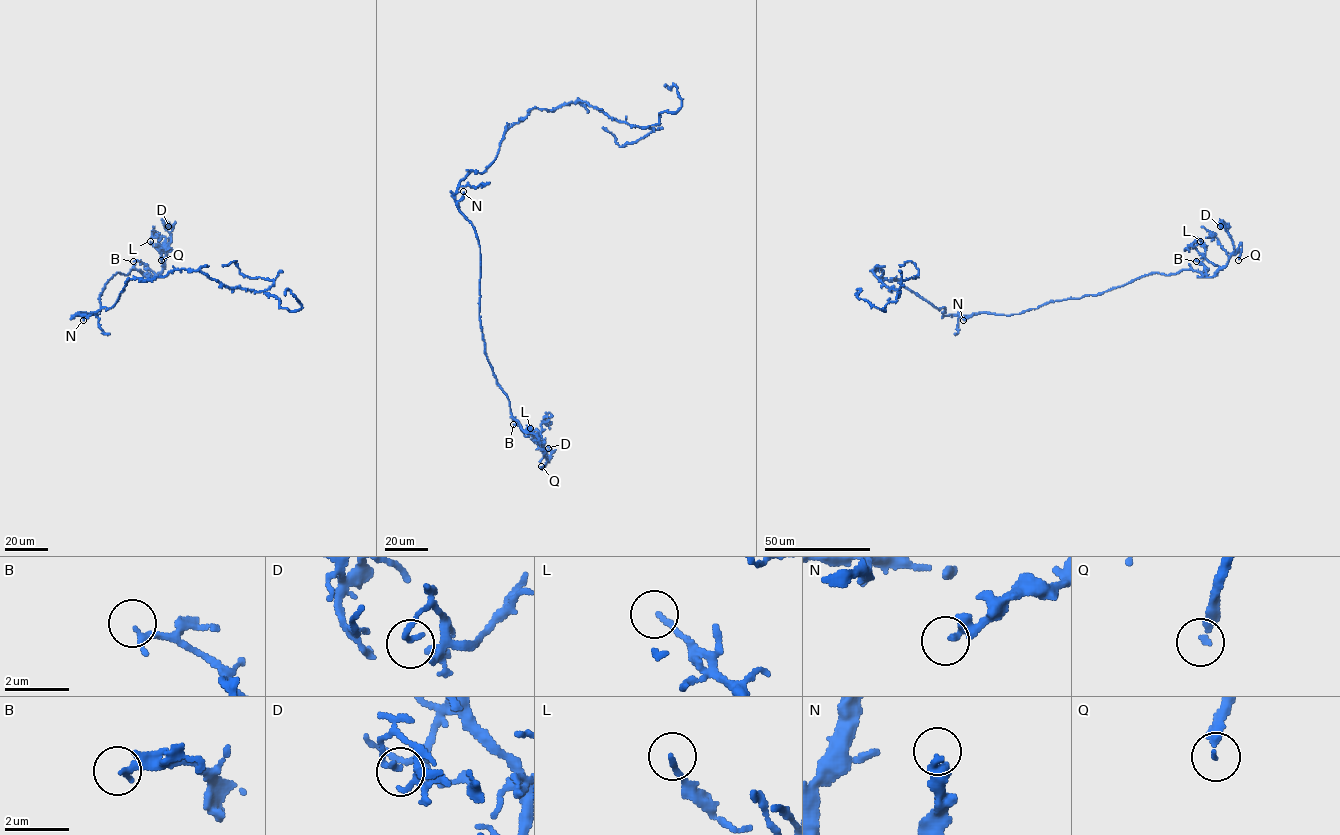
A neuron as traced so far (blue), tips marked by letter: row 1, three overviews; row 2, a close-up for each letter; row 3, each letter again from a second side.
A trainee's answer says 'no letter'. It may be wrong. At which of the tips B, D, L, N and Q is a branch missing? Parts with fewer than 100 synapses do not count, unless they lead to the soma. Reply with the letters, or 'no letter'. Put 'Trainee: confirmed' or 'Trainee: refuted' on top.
Trainee: refuted
Q

